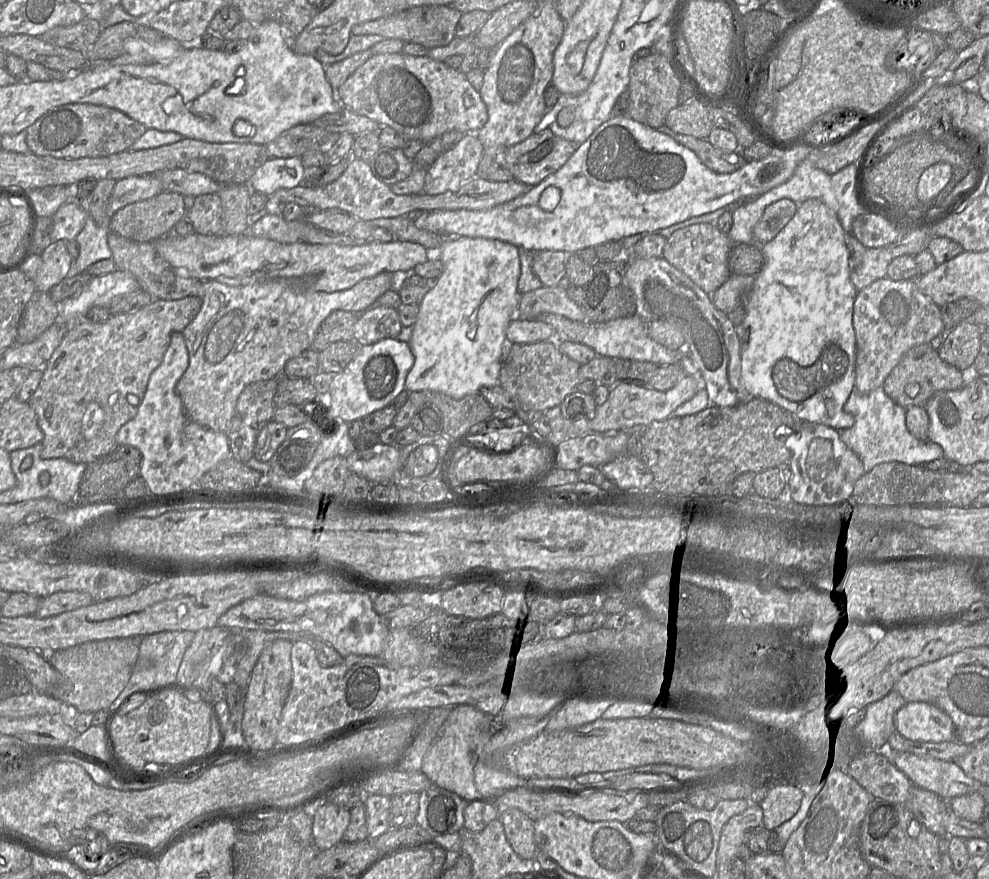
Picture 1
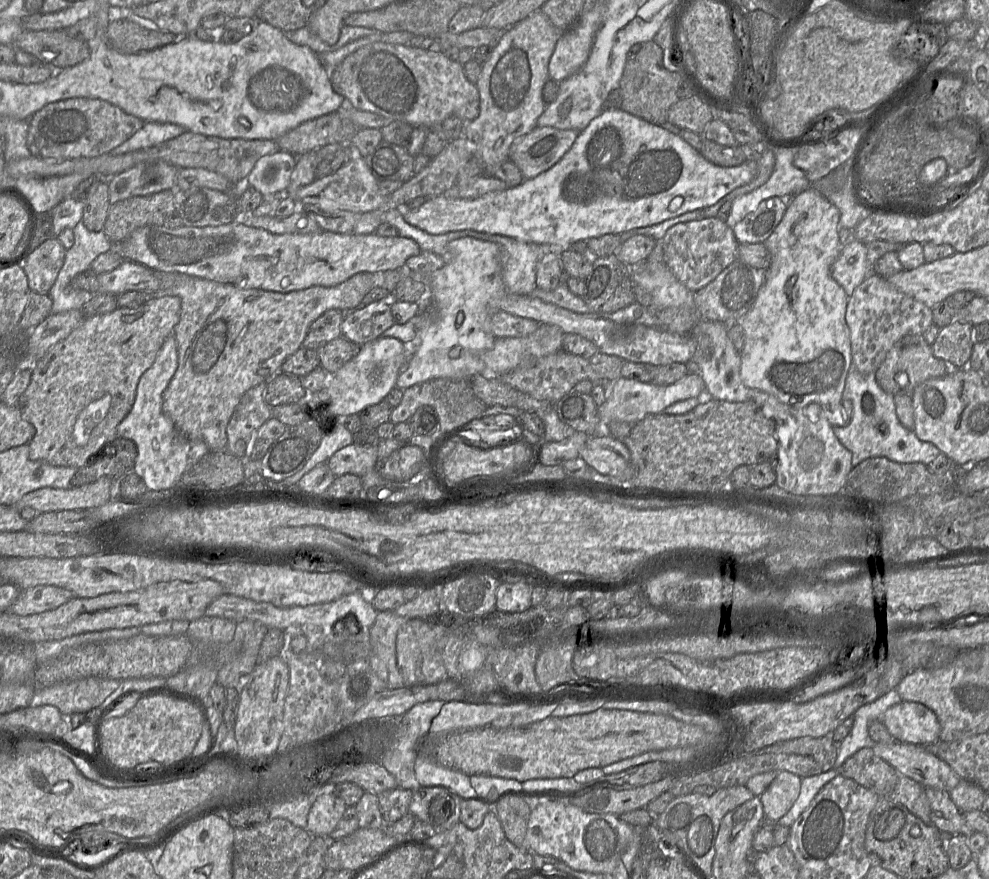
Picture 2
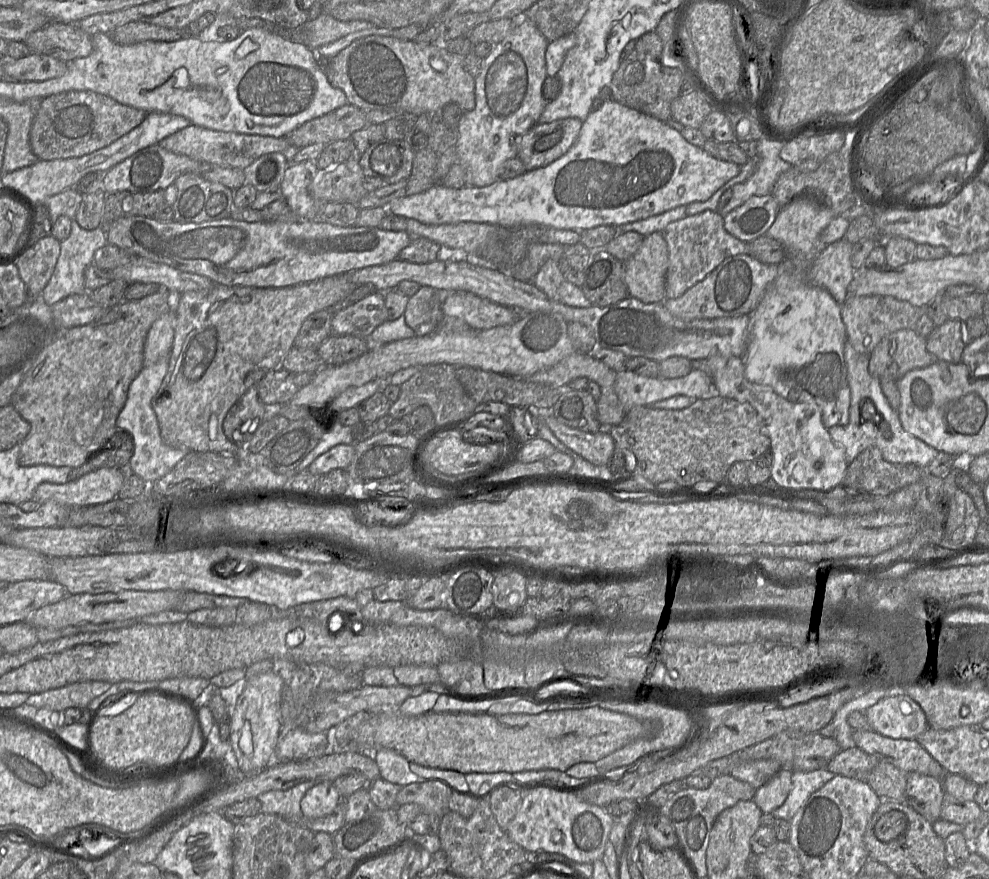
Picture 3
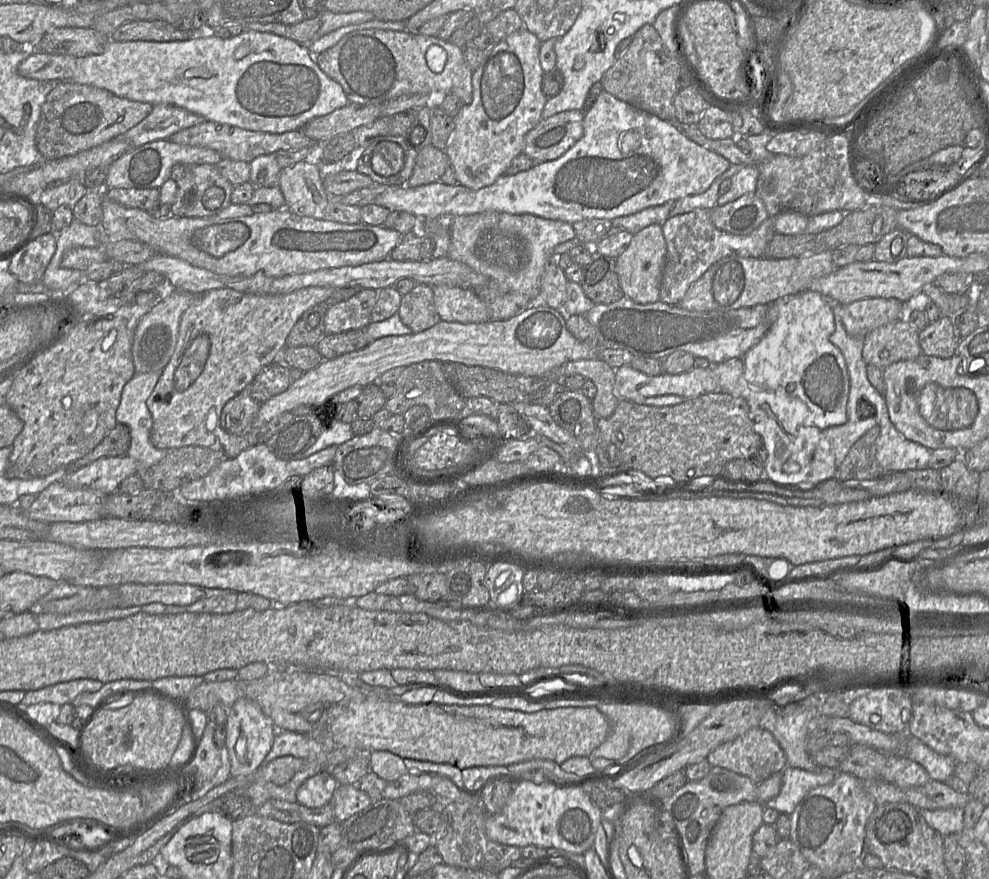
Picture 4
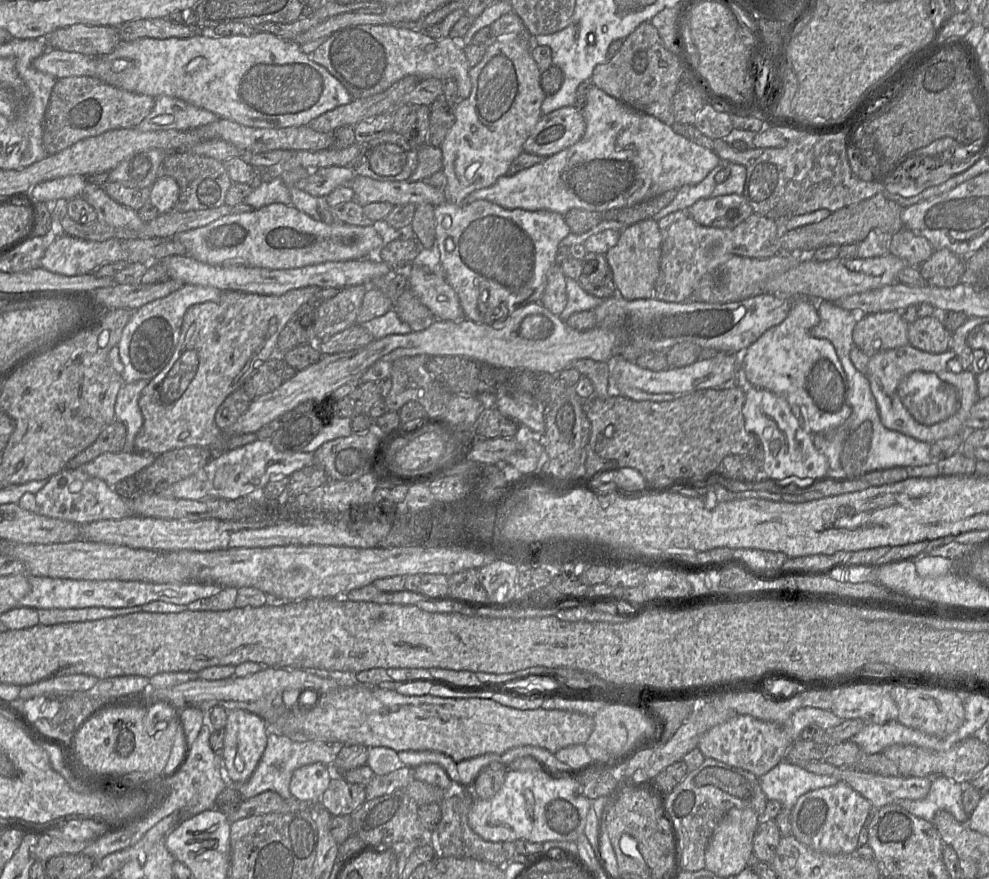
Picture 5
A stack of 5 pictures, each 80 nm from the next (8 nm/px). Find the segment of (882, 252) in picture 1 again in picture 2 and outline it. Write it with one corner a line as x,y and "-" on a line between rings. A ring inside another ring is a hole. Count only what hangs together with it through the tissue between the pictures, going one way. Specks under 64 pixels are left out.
853,238
843,244
838,258
831,267
833,279
849,297
871,273
873,272
866,244

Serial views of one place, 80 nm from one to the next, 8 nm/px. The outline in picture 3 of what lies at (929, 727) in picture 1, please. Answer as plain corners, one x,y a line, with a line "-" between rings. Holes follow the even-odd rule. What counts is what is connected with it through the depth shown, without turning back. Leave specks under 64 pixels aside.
902,693
880,699
865,715
872,731
894,739
917,740
929,727
918,703

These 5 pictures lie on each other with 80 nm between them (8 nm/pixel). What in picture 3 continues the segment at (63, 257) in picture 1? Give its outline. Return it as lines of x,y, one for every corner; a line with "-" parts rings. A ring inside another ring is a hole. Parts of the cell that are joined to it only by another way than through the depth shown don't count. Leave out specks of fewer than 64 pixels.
52,235
43,237
16,261
30,296
39,295
49,282
60,254
60,242

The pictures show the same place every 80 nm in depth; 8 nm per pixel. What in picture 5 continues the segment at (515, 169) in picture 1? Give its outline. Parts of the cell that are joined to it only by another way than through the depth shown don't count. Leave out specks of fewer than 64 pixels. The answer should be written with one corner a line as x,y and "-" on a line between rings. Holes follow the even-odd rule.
575,106
559,108
540,117
523,151
548,158
578,142
585,130
581,110

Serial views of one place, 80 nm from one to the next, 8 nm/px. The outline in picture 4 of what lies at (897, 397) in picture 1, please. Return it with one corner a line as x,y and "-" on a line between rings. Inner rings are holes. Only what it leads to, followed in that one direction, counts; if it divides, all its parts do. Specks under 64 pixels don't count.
905,318
880,326
863,337
866,364
882,370
893,363
913,360
922,354
919,332

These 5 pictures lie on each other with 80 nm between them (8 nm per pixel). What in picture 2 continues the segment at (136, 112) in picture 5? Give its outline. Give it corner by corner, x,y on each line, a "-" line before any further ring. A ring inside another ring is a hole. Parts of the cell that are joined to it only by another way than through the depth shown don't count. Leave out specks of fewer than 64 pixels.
70,98
45,105
29,119
27,147
39,158
77,159
109,154
140,130
144,121
100,99

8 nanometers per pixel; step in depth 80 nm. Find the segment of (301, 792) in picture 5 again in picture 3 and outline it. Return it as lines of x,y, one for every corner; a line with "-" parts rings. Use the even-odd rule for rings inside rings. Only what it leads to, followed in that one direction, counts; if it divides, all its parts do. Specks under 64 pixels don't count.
321,781
310,788
301,800
301,810
307,819
331,814
343,801
333,782

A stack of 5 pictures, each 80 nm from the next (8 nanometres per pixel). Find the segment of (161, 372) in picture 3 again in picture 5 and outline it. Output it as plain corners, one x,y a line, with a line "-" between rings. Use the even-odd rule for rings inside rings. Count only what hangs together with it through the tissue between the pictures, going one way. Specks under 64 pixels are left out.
149,380
124,383
120,388
115,402
115,420
122,422
127,429
124,452
134,450
134,440
143,425
143,415
139,408
139,397

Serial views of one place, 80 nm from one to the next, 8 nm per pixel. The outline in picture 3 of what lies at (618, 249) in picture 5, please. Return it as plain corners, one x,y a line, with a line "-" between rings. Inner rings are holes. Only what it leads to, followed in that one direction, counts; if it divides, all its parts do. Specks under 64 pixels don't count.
662,232
644,236
638,251
624,264
629,296
647,304
664,303
668,247

